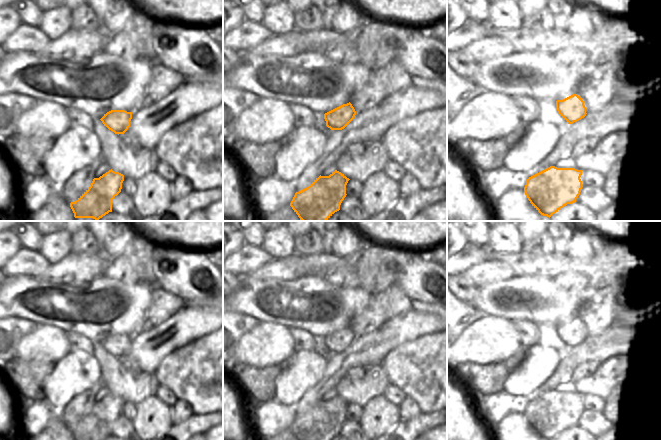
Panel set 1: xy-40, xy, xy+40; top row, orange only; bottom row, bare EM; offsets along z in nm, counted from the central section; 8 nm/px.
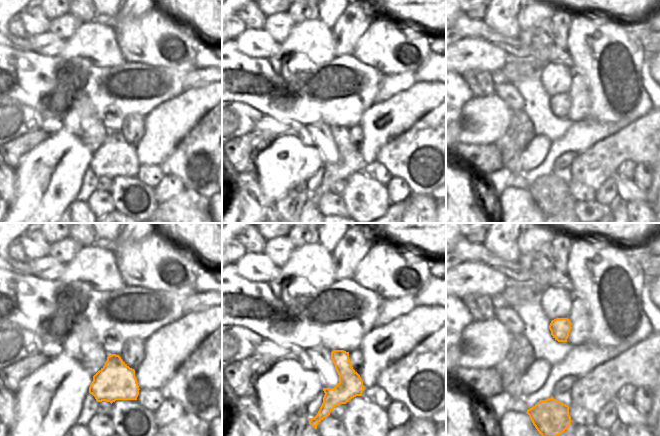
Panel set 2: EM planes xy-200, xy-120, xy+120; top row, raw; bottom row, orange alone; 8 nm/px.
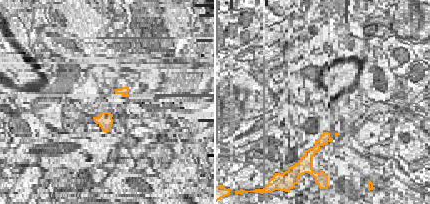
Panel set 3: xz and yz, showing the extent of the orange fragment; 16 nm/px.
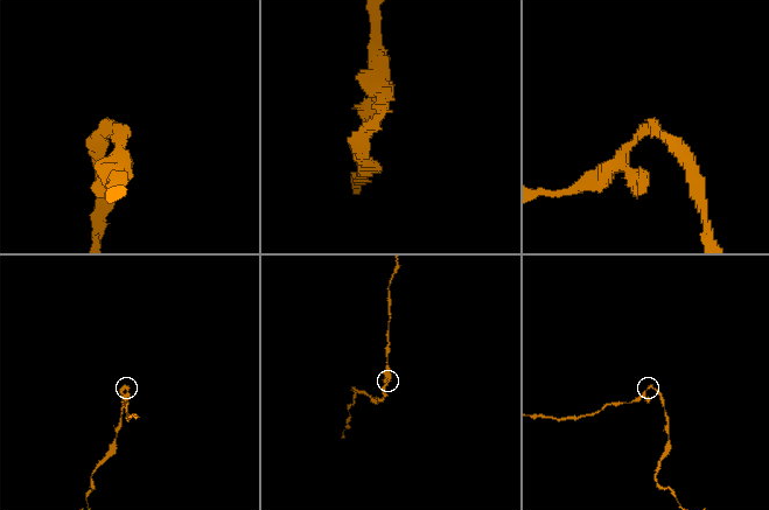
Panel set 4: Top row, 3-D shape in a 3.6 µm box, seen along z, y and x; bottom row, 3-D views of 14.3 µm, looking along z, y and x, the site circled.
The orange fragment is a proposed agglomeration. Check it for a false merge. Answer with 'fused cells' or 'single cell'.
fused cells

